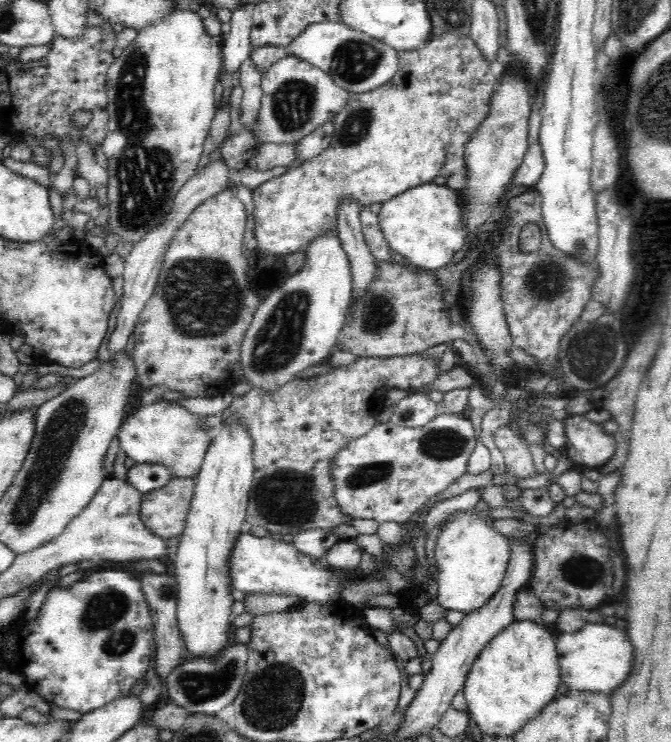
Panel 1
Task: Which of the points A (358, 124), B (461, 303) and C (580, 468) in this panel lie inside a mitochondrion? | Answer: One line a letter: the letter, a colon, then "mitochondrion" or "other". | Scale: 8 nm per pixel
A: mitochondrion
B: other
C: other

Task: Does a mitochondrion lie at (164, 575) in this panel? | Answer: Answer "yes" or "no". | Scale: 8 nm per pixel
no

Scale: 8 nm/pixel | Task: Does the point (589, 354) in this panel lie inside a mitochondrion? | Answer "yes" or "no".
yes

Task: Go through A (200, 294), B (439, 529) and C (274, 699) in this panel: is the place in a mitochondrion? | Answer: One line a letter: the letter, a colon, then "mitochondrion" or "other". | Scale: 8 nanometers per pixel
A: mitochondrion
B: other
C: mitochondrion

